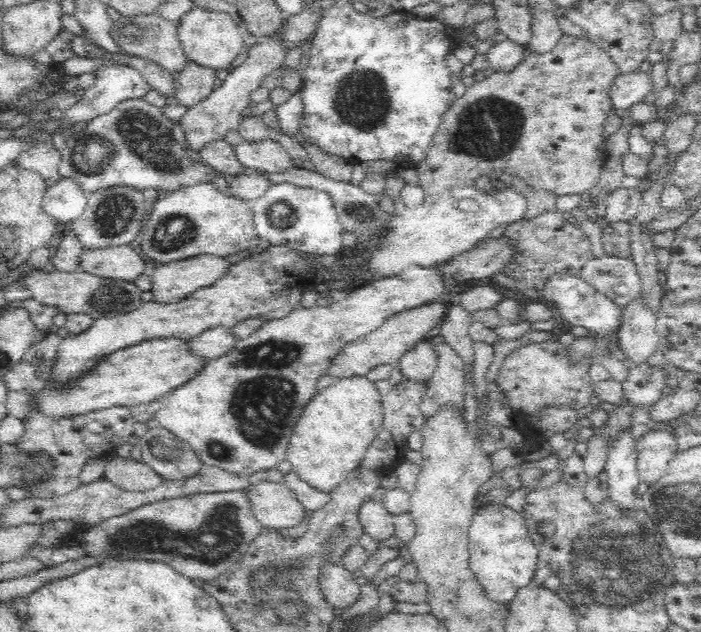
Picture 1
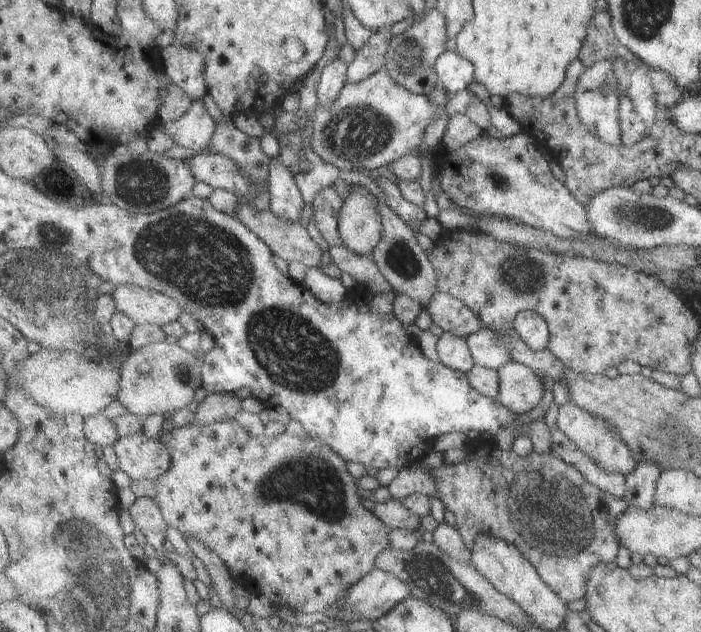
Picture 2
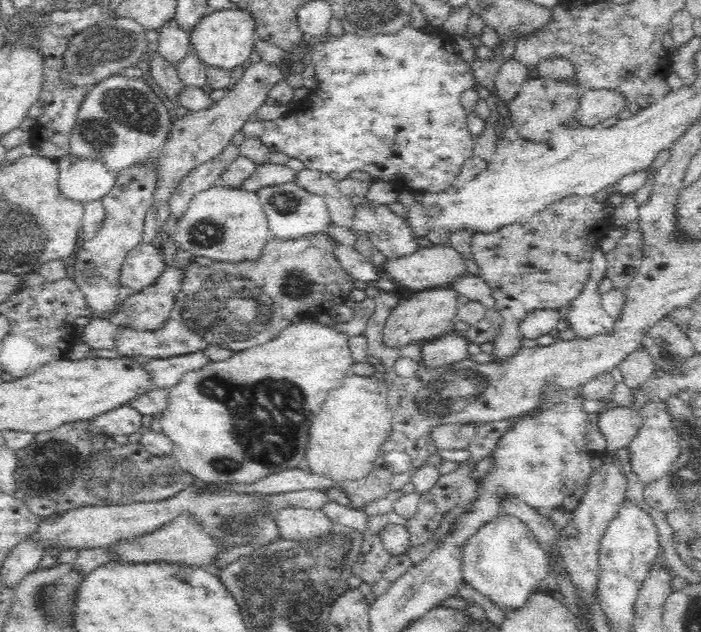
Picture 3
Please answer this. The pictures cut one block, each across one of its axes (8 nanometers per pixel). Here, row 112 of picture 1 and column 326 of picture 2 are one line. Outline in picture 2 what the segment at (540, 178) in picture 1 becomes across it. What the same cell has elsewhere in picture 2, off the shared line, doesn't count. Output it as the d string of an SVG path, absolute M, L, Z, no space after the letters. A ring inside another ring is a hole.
M238 419L215 422L211 425L199 425L197 422L187 427L175 427L167 438L161 436L169 446L173 454L173 465L168 474L165 474L158 482L159 495L156 500L161 506L162 512L169 522L184 536L190 535L201 540L208 548L217 552L230 567L235 580L251 594L264 593L271 597L279 608L286 607L286 596L290 607L296 611L306 614L314 612L325 613L332 604L338 602L340 594L348 588L352 588L357 582L367 577L373 570L377 569L377 558L385 553L392 546L391 528L374 512L370 512L364 506L360 485L348 470L348 461L331 446L328 446L322 439L314 438L308 434L300 438L291 431L285 431L276 437L264 435L258 438L250 434Z

